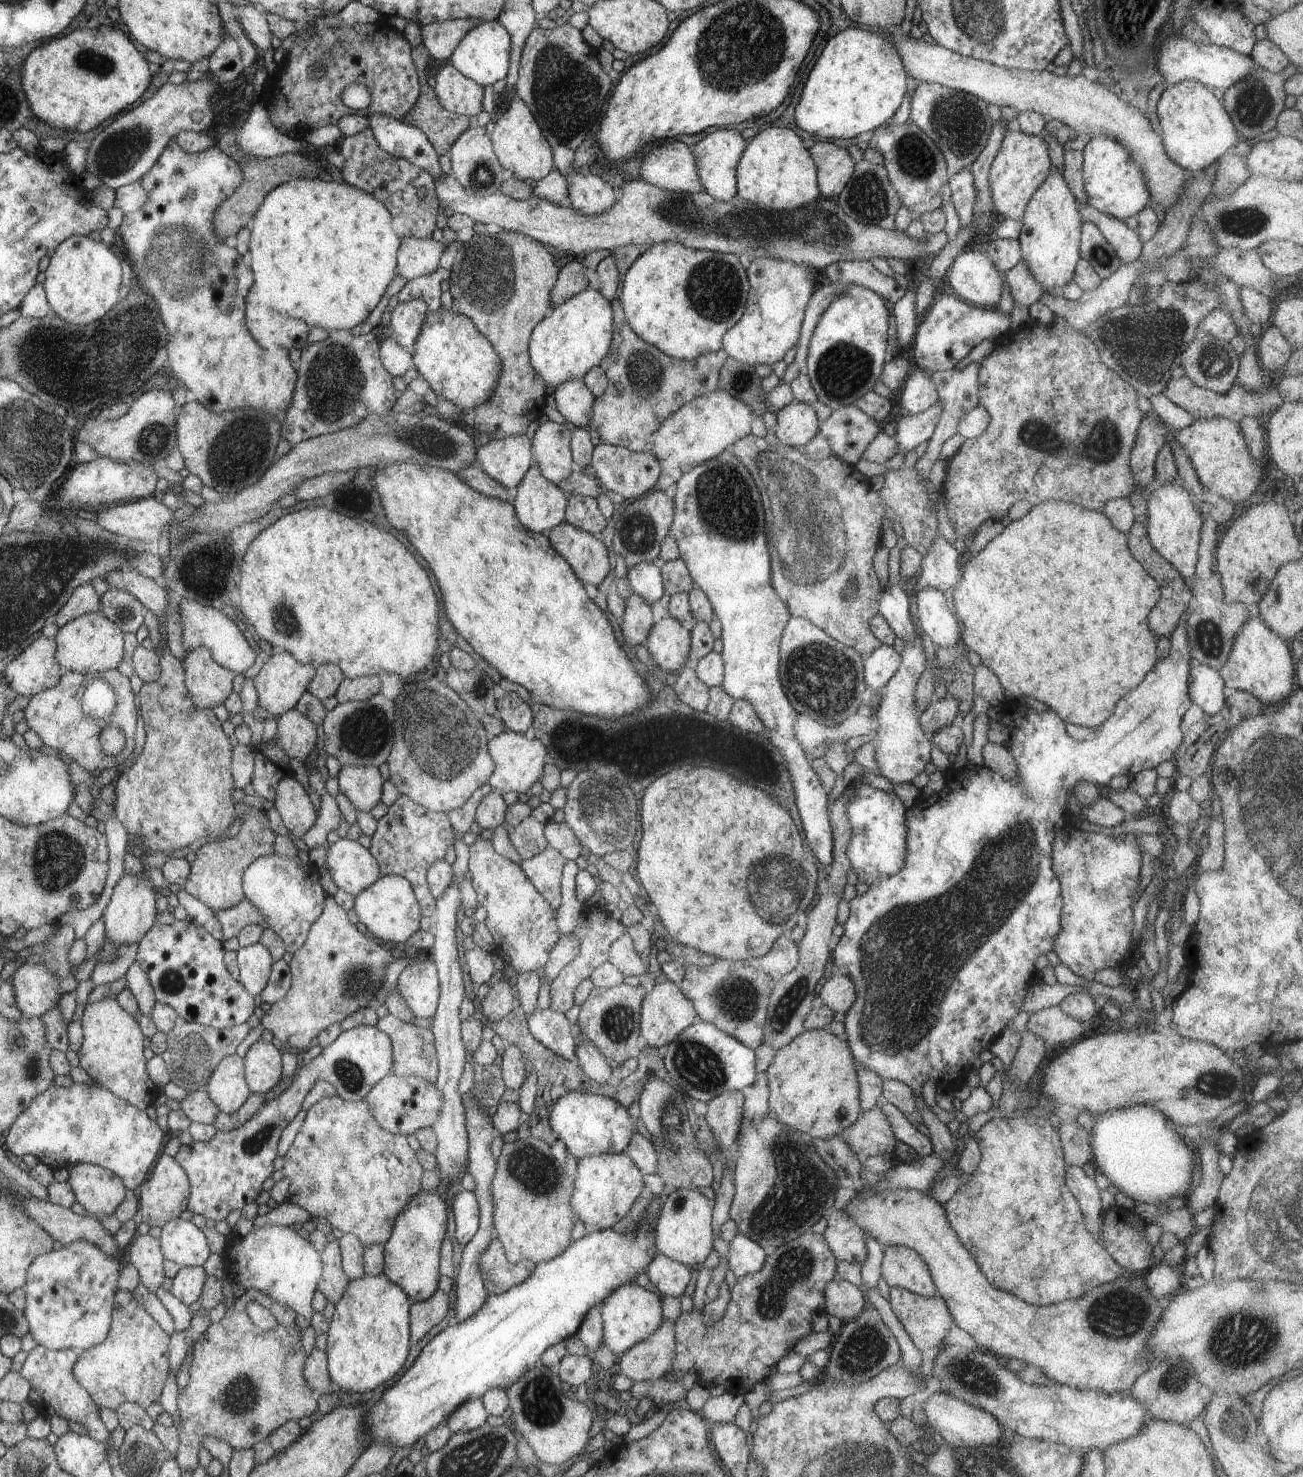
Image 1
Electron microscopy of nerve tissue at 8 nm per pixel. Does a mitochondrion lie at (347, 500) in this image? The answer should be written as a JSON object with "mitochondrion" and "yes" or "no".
{"mitochondrion":"no"}

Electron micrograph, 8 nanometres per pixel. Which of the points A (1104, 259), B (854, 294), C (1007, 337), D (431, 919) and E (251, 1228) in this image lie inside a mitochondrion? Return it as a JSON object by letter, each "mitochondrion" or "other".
{"A":"mitochondrion","B":"other","C":"other","D":"other","E":"other"}

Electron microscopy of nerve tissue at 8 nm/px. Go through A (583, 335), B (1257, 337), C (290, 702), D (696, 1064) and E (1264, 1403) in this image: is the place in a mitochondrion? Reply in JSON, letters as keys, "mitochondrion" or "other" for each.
{"A":"other","B":"other","C":"other","D":"mitochondrion","E":"other"}

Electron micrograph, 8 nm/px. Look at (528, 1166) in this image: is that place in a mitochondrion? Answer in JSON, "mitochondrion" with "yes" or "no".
{"mitochondrion":"yes"}

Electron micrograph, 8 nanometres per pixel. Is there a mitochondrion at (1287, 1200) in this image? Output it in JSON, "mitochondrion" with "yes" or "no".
{"mitochondrion":"yes"}

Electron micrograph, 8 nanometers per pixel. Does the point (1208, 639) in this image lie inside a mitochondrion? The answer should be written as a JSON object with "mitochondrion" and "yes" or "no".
{"mitochondrion":"yes"}

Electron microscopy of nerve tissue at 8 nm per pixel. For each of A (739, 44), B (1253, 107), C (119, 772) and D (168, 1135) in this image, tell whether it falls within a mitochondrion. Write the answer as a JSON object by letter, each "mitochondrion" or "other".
{"A":"mitochondrion","B":"mitochondrion","C":"other","D":"other"}

